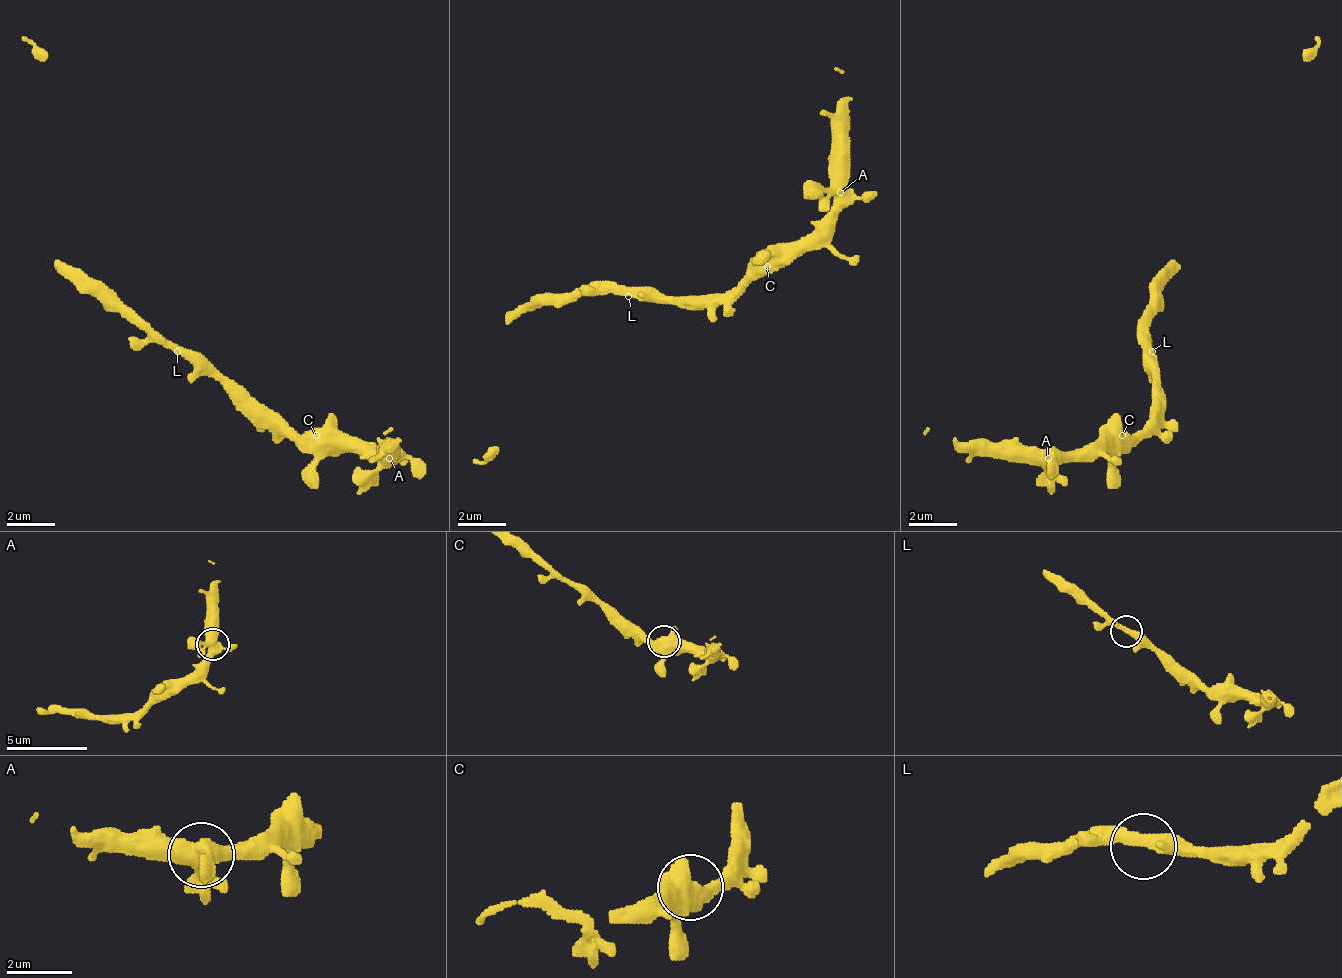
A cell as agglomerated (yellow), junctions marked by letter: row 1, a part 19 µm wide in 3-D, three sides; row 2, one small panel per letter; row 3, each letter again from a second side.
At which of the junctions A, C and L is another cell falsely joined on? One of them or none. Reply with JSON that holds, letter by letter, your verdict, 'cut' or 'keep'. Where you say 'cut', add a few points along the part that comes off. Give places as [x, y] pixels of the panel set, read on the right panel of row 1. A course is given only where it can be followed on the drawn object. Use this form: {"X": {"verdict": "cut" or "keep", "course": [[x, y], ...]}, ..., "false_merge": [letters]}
{"A": {"verdict": "keep"}, "C": {"verdict": "keep"}, "L": {"verdict": "keep"}, "false_merge": []}

